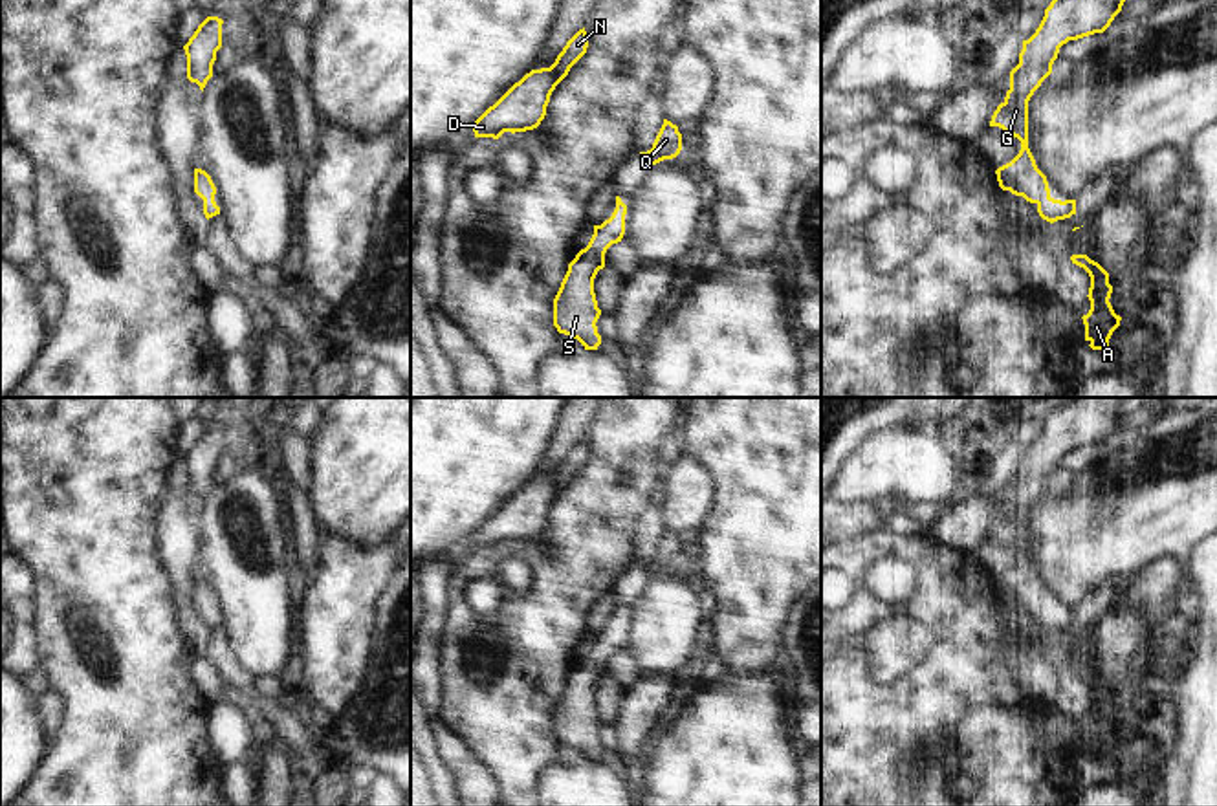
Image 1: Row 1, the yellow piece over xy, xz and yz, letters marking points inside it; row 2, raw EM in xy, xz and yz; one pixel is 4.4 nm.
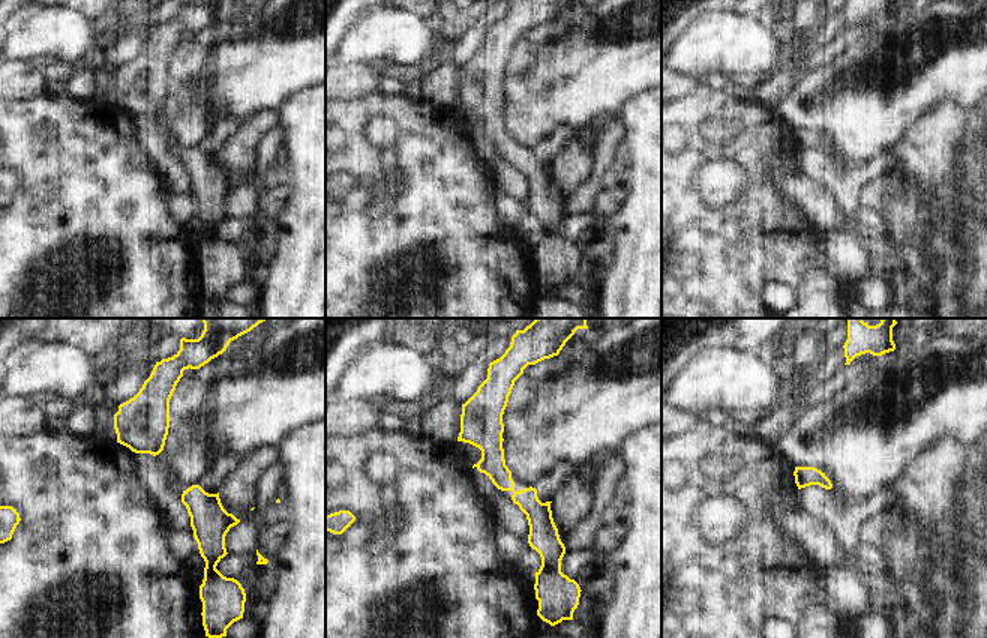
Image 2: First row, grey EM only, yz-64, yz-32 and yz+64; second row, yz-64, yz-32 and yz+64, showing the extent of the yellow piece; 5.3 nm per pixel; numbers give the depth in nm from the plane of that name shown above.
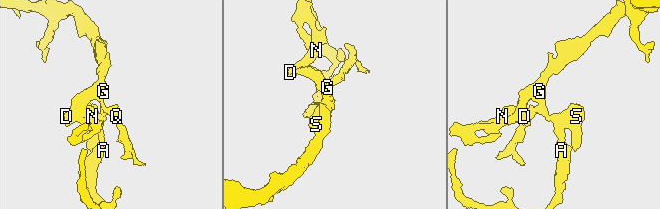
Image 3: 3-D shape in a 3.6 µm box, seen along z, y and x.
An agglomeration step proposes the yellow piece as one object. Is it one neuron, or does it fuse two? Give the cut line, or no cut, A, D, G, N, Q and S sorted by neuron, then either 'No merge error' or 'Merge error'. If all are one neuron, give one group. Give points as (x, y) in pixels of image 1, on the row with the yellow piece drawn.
No split. Groups: A D G N Q S. No merge error

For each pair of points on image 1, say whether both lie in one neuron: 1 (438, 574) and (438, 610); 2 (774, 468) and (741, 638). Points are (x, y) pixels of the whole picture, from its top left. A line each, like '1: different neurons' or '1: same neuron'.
1: same neuron
2: same neuron

